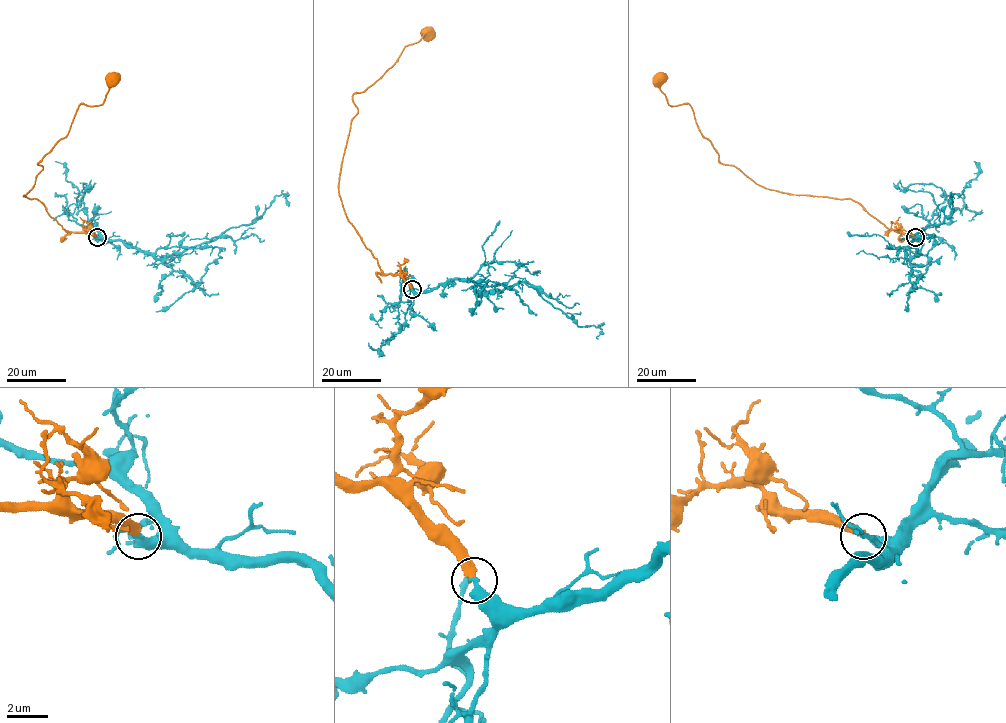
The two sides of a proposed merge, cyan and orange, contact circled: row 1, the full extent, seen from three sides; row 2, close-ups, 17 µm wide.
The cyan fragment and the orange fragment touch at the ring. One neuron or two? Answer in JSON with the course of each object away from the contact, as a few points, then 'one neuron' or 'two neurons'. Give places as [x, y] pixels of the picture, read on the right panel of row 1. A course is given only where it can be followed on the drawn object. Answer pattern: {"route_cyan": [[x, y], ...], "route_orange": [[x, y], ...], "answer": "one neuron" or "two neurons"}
{"route_cyan": [[914, 237], [919, 239], [906, 249], [908, 258], [917, 254], [908, 242], [952, 214], [952, 196], [965, 190]], "route_orange": [[914, 237], [887, 228], [851, 199], [766, 189], [722, 163], [691, 107], [669, 105], [659, 78]], "answer": "one neuron"}

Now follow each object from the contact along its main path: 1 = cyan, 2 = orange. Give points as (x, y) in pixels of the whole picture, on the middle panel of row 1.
1: (411, 288), (425, 293), (449, 281), (464, 280), (491, 291), (525, 282), (577, 326), (599, 327), (598, 339)
2: (411, 288), (381, 270), (338, 190), (358, 113), (352, 96), (428, 33)

